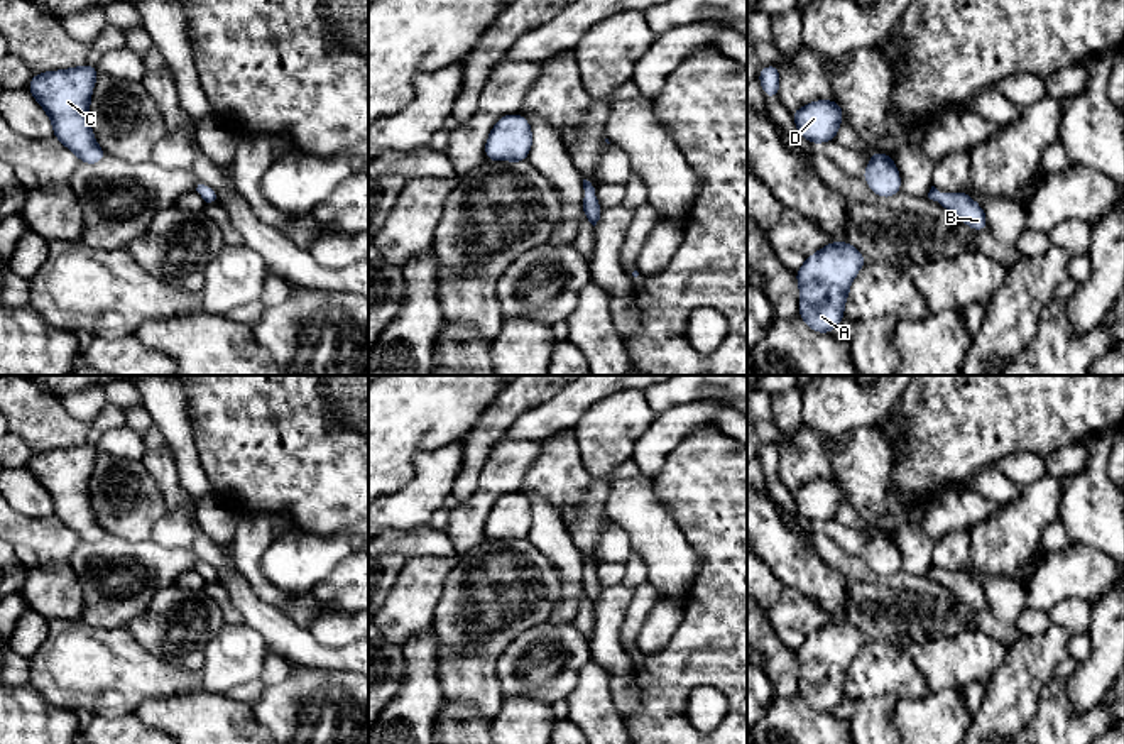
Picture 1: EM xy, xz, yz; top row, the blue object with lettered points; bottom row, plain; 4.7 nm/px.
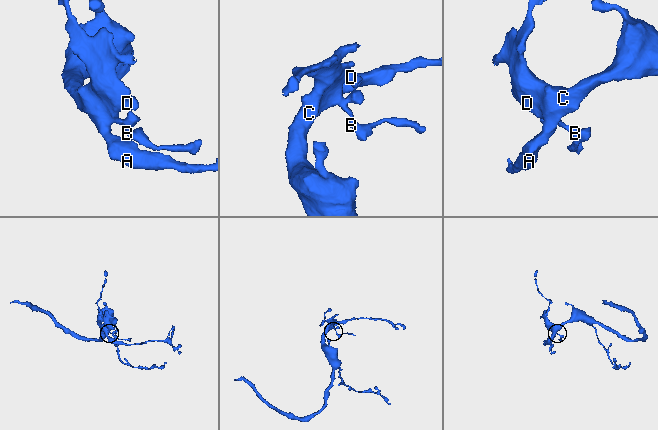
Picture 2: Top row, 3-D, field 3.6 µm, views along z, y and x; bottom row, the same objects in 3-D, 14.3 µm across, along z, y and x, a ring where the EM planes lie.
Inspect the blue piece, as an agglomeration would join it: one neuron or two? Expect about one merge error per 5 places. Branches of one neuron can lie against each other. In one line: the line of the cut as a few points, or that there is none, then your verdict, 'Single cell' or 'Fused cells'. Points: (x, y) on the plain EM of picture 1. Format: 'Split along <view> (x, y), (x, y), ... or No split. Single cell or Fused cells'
No split. Single cell

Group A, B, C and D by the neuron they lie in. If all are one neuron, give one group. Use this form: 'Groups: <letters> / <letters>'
Groups: A B C D

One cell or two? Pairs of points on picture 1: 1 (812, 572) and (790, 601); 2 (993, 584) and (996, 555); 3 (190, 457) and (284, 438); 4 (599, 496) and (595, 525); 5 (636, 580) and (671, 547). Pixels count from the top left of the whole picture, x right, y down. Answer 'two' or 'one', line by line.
1: two
2: two
3: two
4: one
5: two

